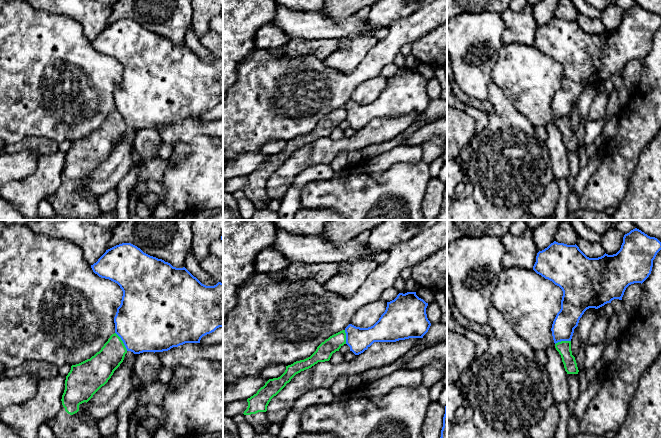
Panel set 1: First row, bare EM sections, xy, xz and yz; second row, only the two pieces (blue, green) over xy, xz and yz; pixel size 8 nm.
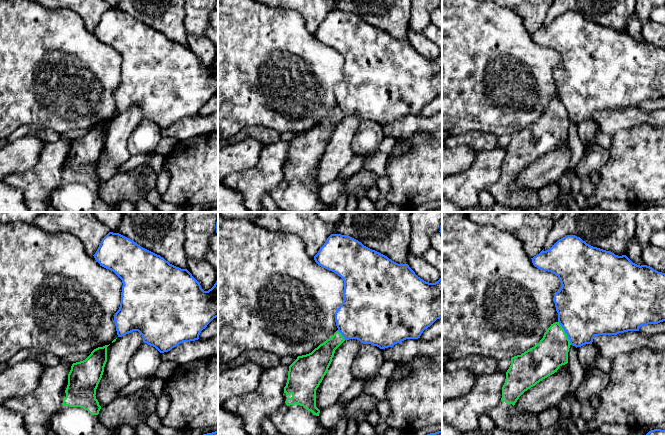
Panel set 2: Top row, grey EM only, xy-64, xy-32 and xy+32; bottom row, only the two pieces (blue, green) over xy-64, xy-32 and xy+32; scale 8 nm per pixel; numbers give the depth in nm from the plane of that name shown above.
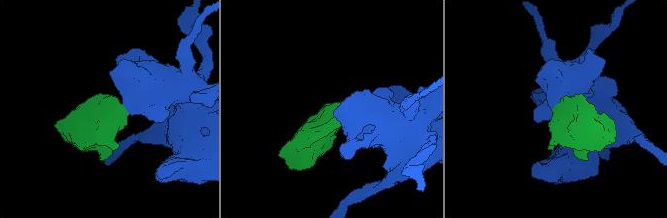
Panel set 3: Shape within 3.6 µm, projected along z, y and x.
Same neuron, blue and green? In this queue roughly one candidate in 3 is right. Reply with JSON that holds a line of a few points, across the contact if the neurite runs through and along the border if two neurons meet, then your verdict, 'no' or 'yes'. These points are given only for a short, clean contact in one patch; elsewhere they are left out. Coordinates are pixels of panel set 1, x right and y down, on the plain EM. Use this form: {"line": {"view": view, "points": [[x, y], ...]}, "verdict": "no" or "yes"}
{"line": {"view": "xy", "points": [[115, 108], [127, 126]]}, "verdict": "no"}

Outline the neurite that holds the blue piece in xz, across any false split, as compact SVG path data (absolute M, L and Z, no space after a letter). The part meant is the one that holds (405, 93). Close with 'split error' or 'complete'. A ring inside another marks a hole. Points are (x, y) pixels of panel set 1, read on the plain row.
M416 68L399 69L397 73L387 78L385 88L371 103L360 104L349 100L345 104L346 120L355 131L367 126L374 118L396 118L409 114L423 114L428 108L431 99L427 94L428 79L416 71Z; complete

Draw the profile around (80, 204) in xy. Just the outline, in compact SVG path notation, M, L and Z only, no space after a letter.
M114 109L94 132L71 142L65 156L65 166L61 175L62 184L57 192L47 199L58 215L68 219L92 220L103 213L98 206L98 196L85 188L84 181L108 158L114 147L123 138L126 129L127 125L123 117Z

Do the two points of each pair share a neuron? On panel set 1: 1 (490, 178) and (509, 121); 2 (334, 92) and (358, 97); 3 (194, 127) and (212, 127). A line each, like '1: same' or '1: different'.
1: same
2: different
3: same

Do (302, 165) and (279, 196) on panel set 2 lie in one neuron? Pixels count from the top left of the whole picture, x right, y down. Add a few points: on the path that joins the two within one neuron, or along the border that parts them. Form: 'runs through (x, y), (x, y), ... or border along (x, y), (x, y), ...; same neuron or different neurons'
runs through (299, 173), (299, 178), (287, 190); same neuron

